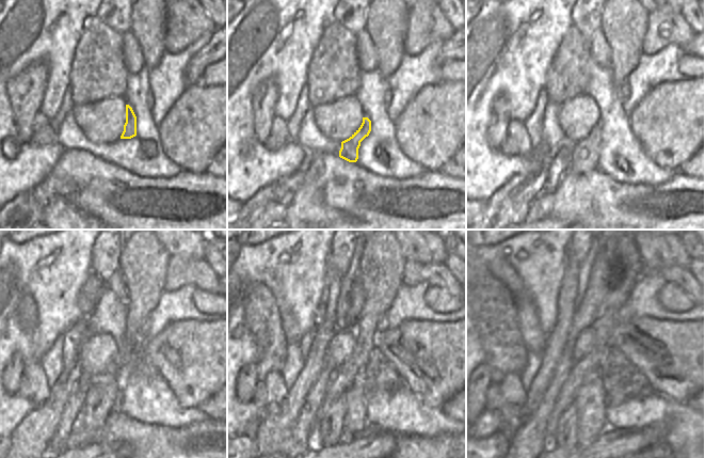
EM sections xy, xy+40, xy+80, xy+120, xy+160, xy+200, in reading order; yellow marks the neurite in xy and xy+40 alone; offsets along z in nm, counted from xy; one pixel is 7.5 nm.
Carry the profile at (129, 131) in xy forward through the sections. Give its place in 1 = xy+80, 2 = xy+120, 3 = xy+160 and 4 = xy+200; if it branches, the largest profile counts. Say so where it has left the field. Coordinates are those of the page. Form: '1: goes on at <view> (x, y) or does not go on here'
1: goes on at xy+80 (585, 155)
2: goes on at xy+120 (101, 398)
3: goes on at xy+160 (329, 428)
4: goes on at xy+200 (565, 437)

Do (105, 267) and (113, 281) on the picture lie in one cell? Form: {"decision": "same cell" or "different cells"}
{"decision": "different cells"}

